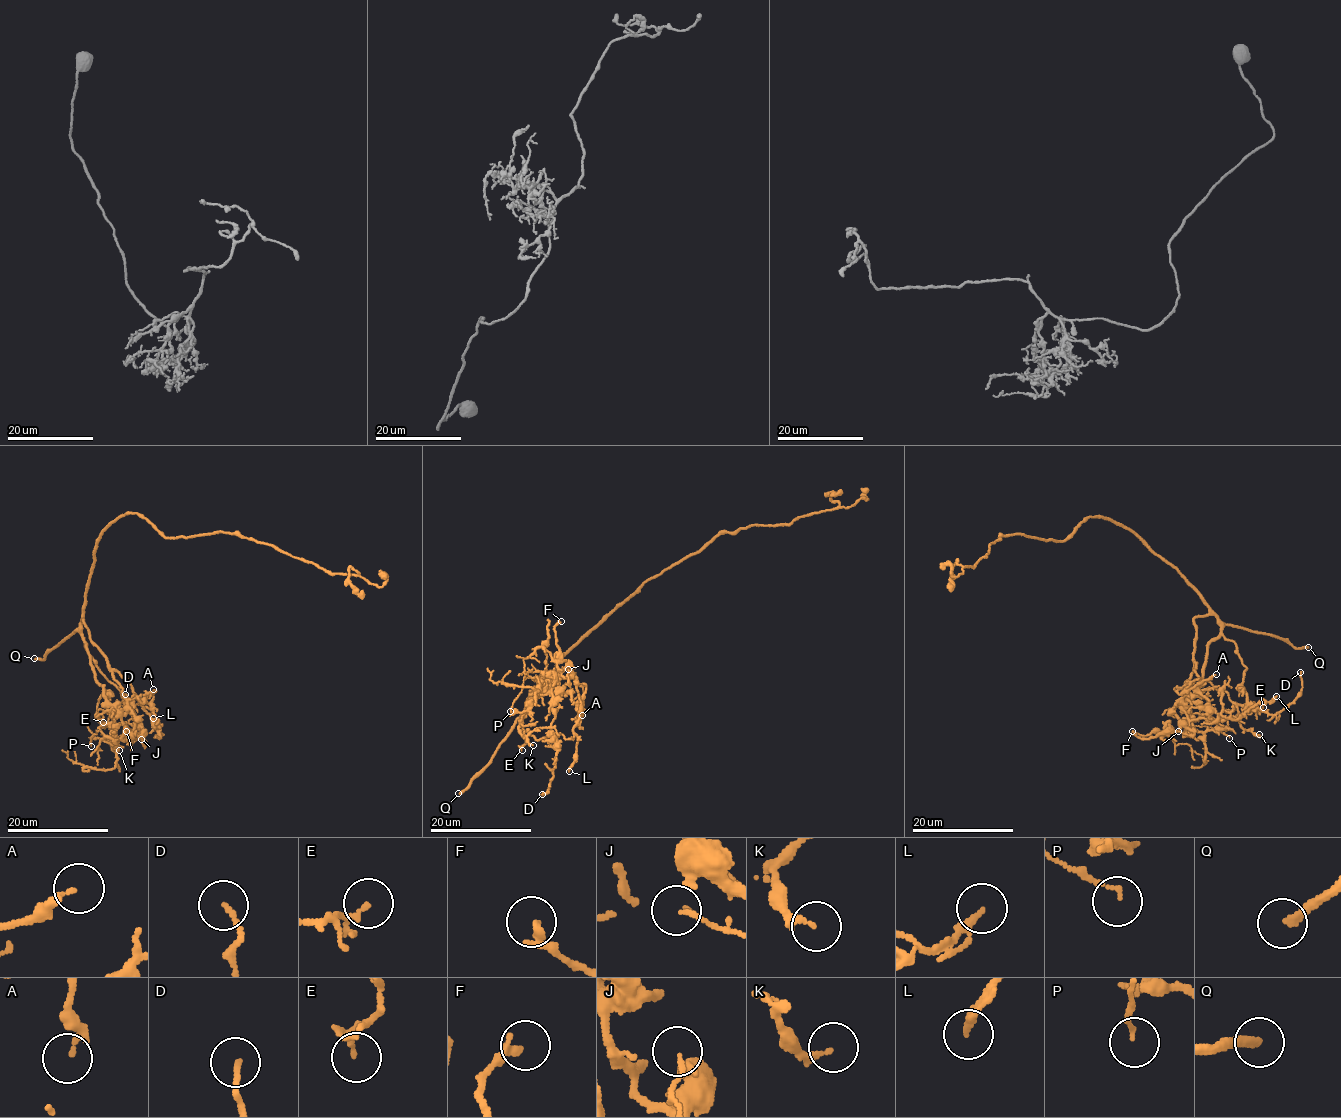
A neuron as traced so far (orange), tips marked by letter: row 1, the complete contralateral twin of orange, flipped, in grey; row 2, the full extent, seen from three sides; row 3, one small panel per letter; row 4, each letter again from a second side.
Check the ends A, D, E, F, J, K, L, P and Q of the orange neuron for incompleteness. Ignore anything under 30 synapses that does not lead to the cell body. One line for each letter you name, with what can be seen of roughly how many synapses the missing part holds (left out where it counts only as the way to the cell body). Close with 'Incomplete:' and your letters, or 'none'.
Incomplete: Q

